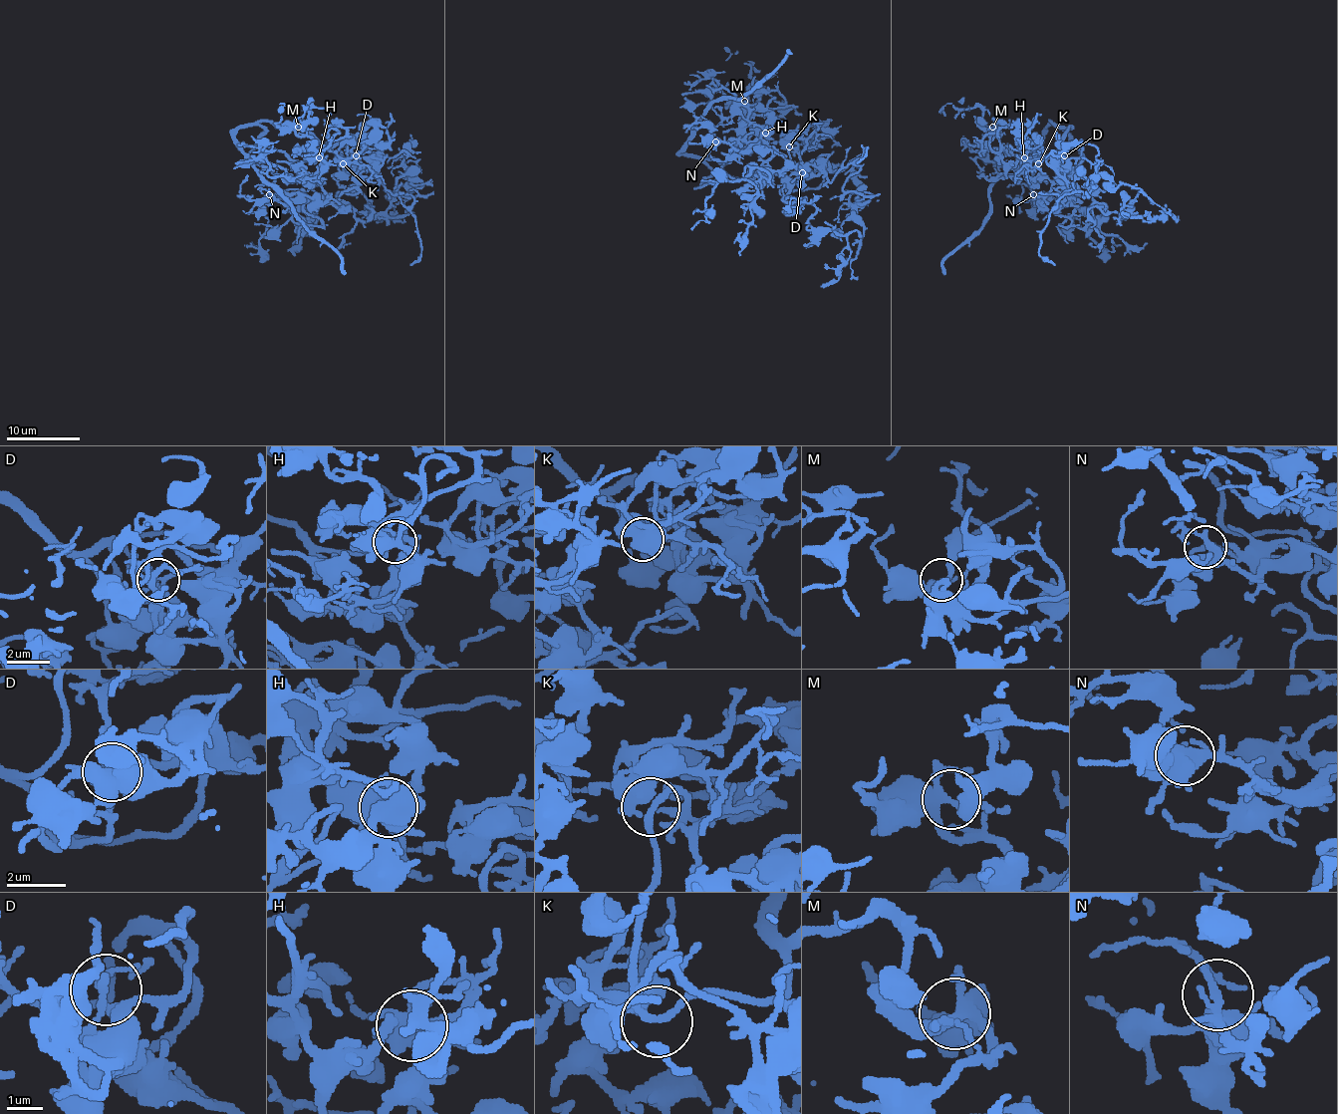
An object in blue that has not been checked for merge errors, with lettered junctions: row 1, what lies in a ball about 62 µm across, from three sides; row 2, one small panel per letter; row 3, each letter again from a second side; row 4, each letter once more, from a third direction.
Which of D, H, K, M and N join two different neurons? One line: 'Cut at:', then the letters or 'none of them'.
Cut at: none of them

